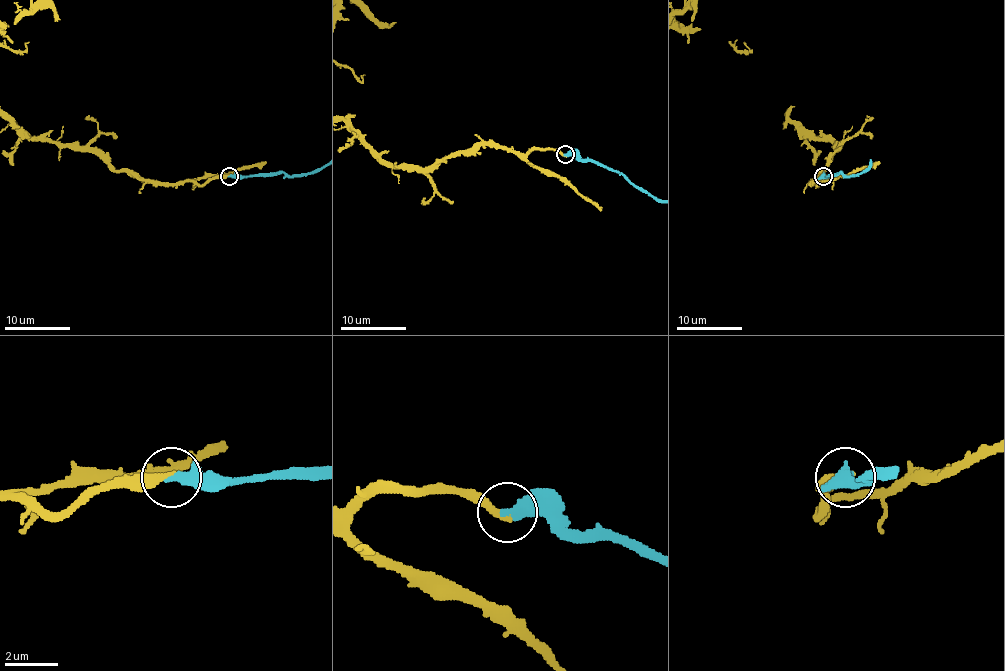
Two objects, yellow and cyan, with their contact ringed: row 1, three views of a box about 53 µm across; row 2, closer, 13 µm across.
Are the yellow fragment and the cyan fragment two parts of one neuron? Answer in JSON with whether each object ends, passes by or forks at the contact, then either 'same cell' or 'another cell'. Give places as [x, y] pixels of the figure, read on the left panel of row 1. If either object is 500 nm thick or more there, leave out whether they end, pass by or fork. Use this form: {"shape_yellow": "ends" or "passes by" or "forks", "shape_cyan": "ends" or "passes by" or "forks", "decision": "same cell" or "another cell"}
{"shape_yellow": "ends", "shape_cyan": "ends", "decision": "same cell"}

